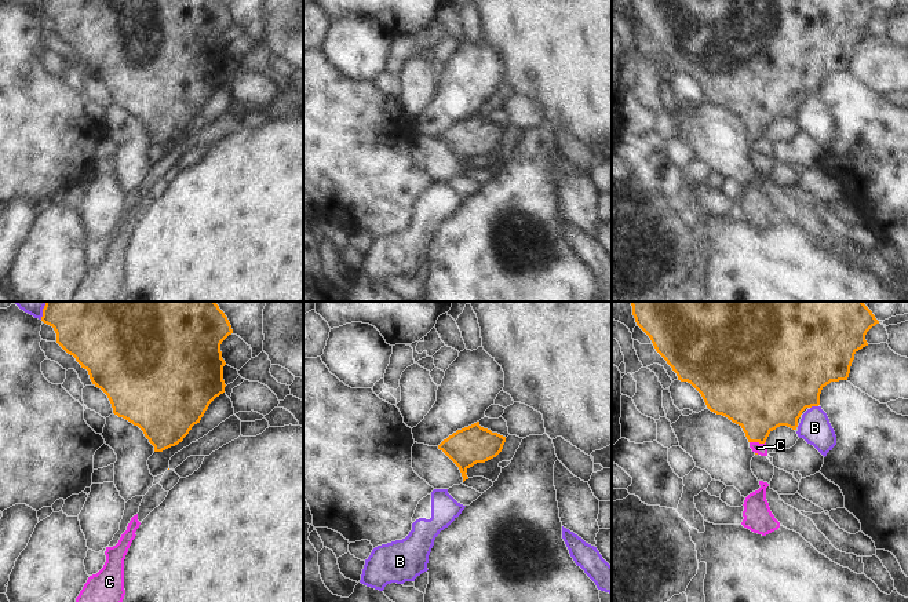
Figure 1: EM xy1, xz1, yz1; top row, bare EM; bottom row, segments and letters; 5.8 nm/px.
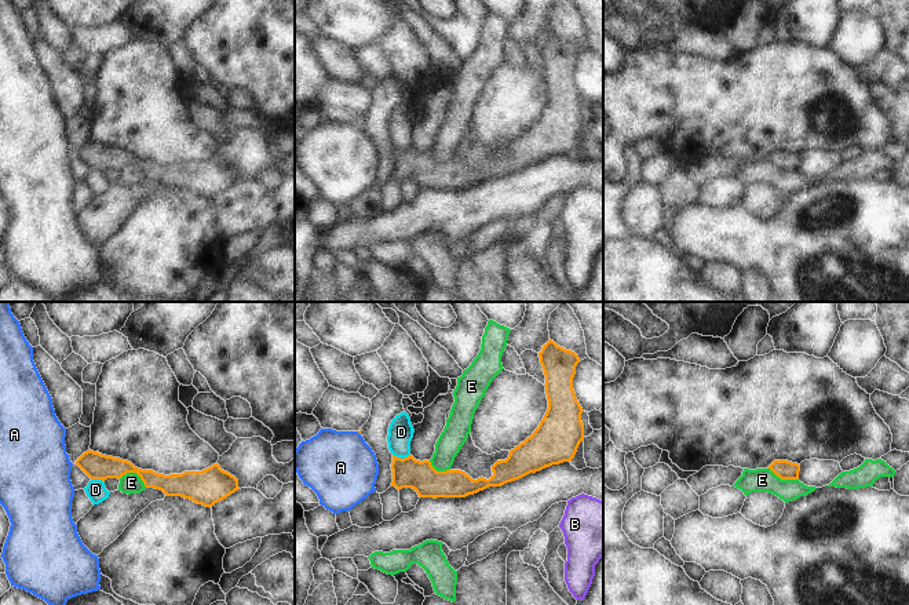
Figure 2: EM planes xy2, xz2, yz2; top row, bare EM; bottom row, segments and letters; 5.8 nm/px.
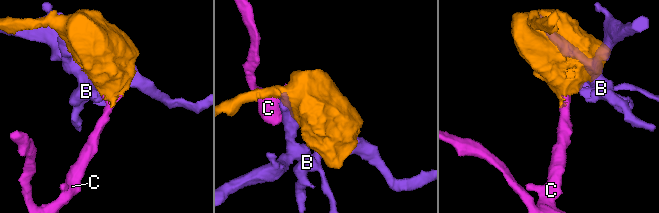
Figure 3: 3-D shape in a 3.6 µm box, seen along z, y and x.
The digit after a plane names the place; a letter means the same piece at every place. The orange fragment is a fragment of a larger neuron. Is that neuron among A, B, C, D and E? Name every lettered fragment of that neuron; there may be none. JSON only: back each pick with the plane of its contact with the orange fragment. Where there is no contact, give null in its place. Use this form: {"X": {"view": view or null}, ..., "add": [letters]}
{"C": {"view": "yz1"}, "add": ["C"]}

